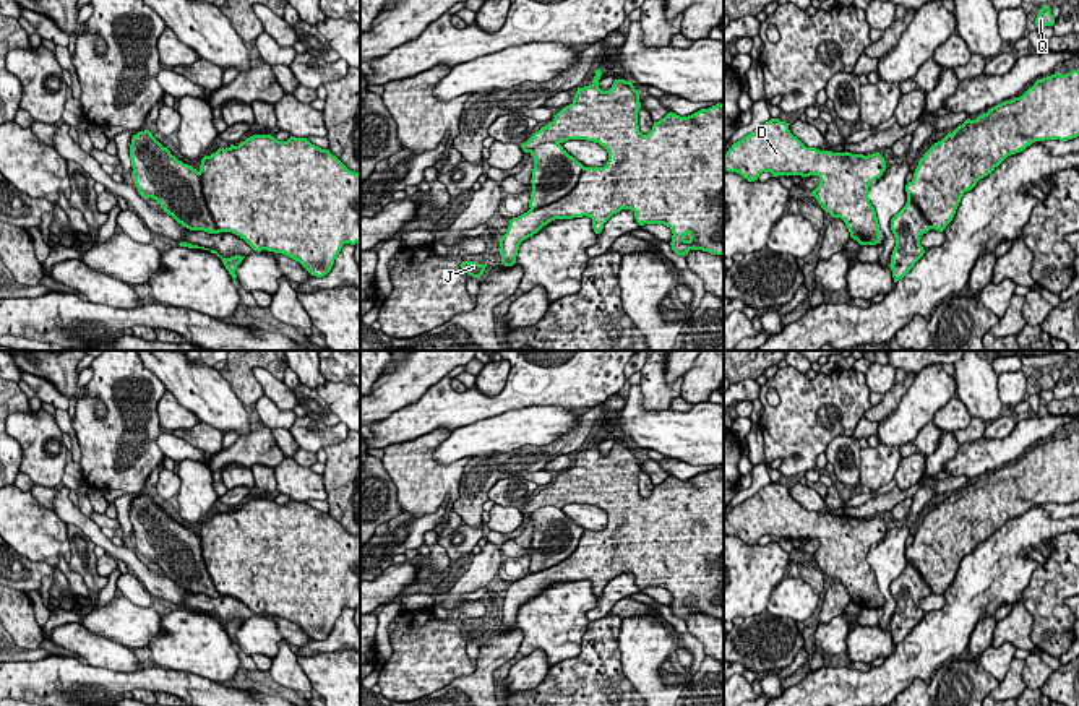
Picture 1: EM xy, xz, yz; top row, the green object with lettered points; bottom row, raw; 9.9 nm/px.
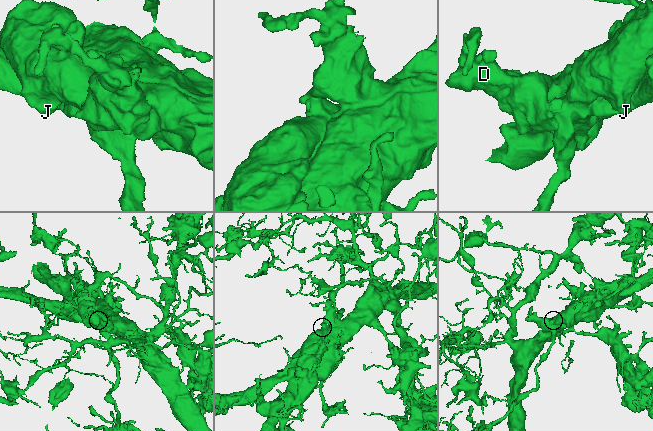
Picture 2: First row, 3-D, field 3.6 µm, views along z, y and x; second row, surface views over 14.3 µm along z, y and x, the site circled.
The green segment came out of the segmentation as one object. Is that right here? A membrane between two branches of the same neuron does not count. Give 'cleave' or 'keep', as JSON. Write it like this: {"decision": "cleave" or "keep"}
{"decision": "keep"}

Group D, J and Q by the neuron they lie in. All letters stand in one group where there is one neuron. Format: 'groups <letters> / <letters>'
groups D J Q

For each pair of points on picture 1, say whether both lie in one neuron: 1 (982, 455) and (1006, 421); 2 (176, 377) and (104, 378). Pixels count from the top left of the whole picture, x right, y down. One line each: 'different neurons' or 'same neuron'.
1: different neurons
2: different neurons

